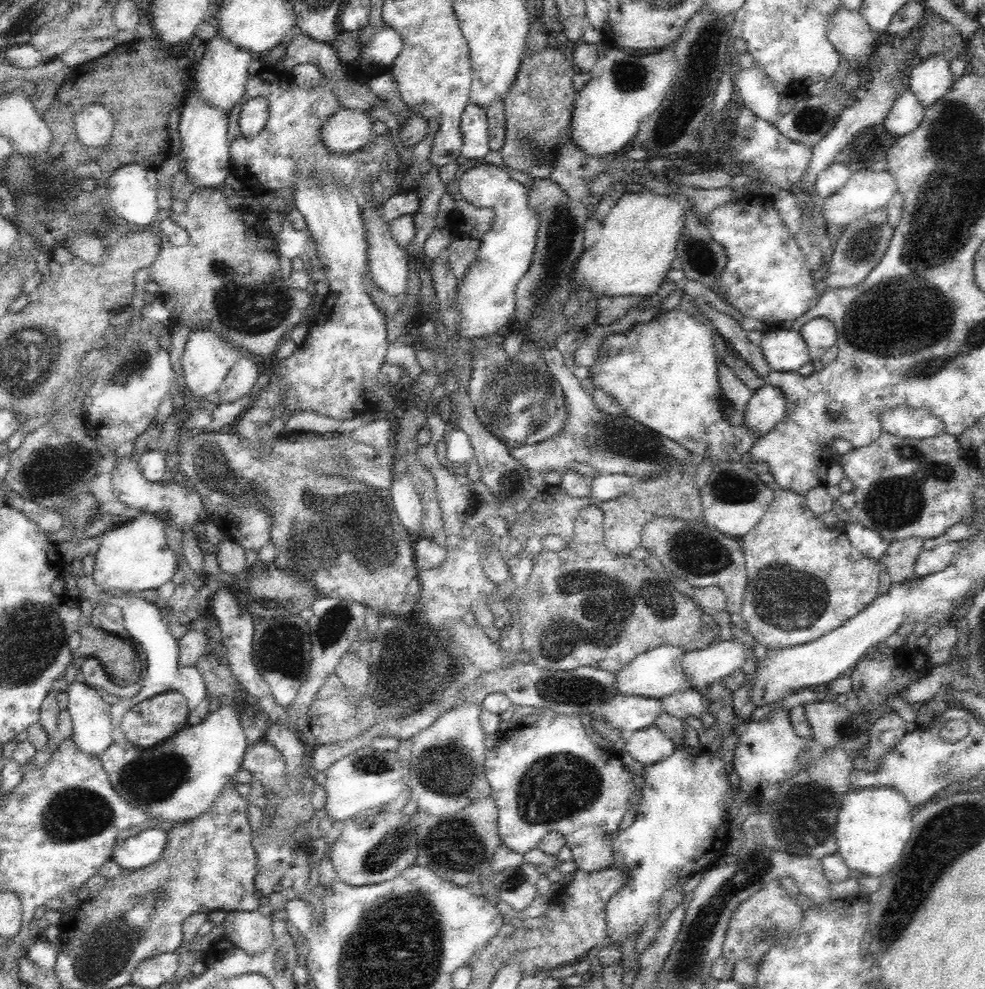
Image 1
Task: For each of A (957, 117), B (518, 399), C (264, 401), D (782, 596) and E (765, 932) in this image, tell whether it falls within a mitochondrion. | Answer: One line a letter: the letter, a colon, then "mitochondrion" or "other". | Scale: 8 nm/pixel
A: mitochondrion
B: mitochondrion
C: other
D: mitochondrion
E: mitochondrion

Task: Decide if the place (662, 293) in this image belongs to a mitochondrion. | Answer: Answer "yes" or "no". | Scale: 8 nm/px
no

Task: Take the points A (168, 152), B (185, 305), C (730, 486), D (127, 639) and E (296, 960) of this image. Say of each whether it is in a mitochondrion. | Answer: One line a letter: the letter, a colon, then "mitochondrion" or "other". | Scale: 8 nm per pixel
A: other
B: other
C: mitochondrion
D: other
E: other

